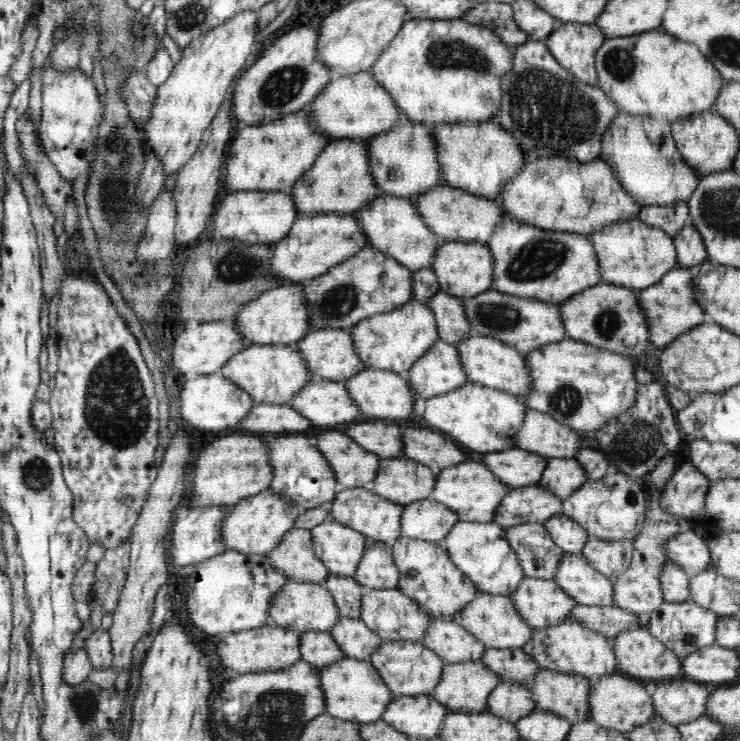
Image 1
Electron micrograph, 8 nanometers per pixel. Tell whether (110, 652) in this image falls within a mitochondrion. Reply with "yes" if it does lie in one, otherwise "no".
no

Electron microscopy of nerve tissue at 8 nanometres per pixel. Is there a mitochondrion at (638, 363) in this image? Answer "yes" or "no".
no

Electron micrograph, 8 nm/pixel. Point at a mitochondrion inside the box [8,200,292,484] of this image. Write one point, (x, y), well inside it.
(116, 408)

